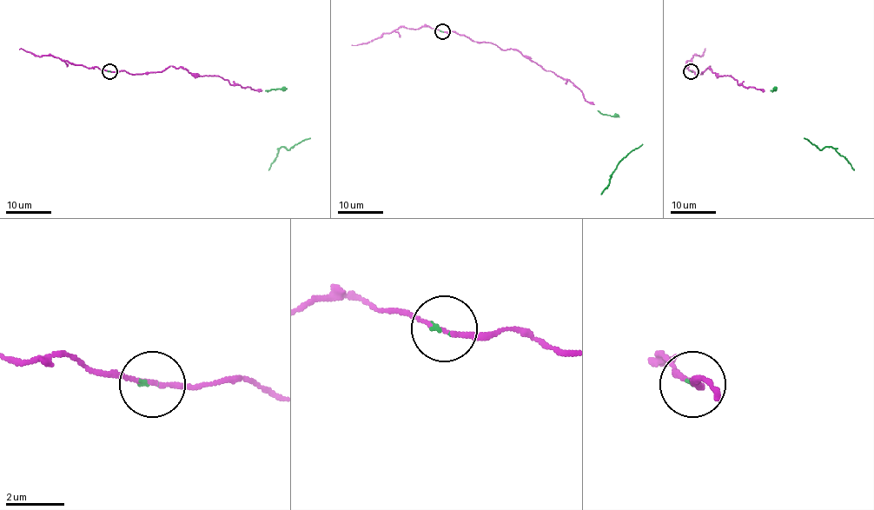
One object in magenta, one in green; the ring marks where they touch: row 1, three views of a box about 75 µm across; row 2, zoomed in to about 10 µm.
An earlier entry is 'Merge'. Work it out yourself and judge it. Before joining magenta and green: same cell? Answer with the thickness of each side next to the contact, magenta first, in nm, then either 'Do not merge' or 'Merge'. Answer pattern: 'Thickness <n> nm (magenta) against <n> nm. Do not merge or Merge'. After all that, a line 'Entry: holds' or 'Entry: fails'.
Thickness 130 nm (magenta) against 80 nm. Merge
Entry: holds

